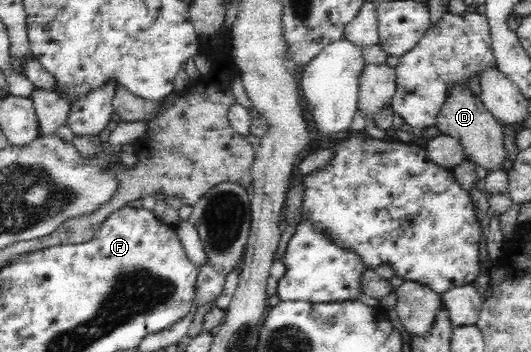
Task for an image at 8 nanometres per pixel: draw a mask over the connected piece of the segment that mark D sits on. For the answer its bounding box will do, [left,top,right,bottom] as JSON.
[435,82,507,173]

